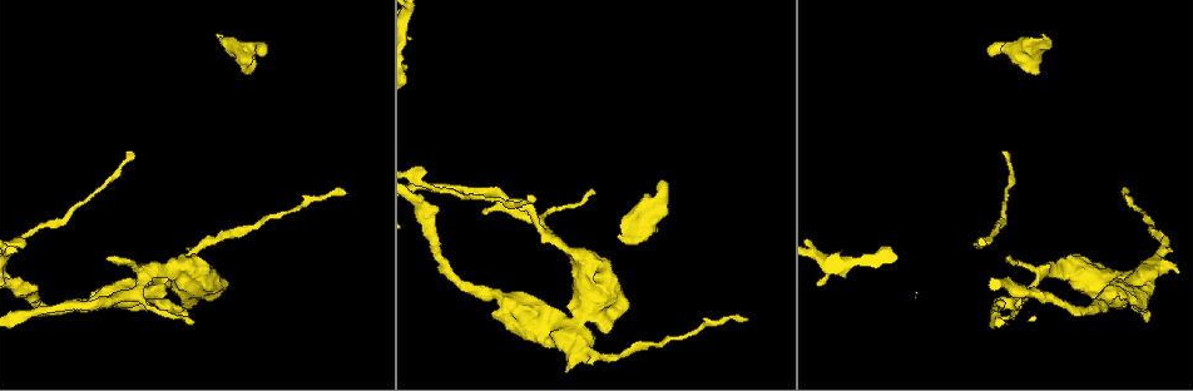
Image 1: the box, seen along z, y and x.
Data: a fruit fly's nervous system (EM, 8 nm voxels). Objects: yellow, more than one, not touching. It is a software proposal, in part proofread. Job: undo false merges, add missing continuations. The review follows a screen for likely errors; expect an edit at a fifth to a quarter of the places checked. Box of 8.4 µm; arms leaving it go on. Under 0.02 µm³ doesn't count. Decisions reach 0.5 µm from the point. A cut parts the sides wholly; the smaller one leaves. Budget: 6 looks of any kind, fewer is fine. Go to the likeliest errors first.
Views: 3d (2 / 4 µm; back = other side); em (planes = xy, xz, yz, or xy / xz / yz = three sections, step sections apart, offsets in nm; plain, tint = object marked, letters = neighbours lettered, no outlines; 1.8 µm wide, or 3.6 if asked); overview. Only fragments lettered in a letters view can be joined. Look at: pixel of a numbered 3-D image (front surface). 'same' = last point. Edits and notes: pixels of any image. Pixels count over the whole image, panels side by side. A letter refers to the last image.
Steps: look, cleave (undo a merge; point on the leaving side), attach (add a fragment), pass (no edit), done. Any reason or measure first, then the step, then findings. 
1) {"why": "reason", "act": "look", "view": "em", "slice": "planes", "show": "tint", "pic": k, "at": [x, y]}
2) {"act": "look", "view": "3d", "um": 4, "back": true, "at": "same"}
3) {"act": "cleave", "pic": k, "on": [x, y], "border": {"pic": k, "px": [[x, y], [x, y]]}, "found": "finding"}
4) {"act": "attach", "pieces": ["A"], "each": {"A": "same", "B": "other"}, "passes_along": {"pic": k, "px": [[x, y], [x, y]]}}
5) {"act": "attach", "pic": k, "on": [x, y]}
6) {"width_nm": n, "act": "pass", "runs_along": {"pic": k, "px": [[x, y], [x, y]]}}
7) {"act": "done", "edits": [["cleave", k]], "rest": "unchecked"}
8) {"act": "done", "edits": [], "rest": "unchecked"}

{"why": "branch stops here", "act": "look", "view": "em", "slice": "yz", "step": 4, "show": "plain", "pic": 1, "at": [621, 240]}

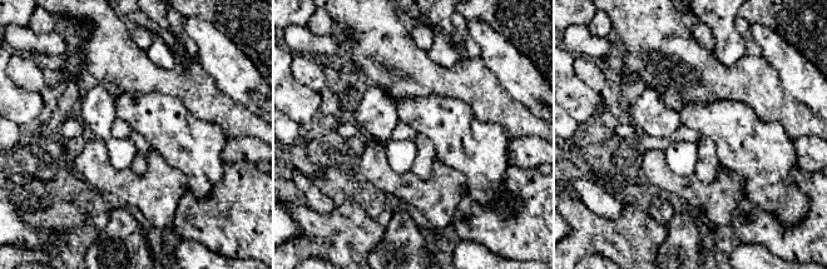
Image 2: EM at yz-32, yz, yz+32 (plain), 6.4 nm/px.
{"why": "what lies round it", "act": "look", "view": "em", "slice": "yz", "step": 4, "show": "letters", "at": "same"}

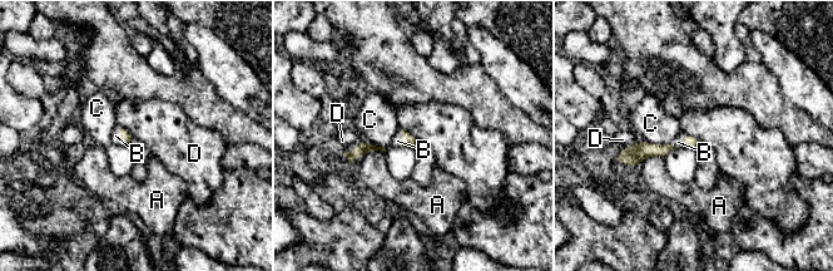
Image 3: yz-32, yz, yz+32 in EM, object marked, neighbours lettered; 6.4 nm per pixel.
{"longest_contact_nm": ["A", 240], "act": "attach", "pieces": ["B"], "each": {"A": "other", "B": "same", "C": "other", "D": "other"}, "found": "it goes on there"}

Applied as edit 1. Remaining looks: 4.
{"why": "free end", "act": "look", "view": "em", "slice": "planes", "show": "letters", "pic": 1, "at": [532, 339]}

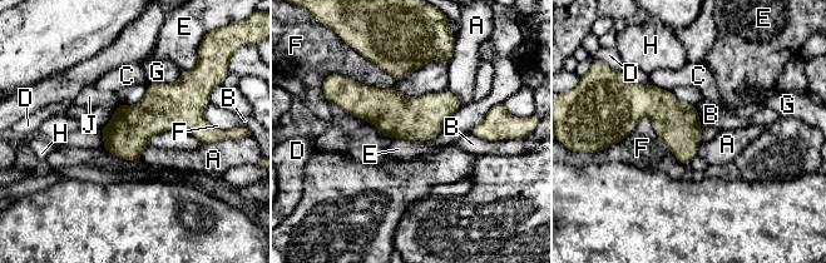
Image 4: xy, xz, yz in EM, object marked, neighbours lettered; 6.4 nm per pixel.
{"act": "pass", "each": {"A": "other", "B": "other", "C": "other", "D": "other", "E": "other", "F": "other", "G": "other", "H": "other", "J": "other"}, "border": {"pic": 4, "px": [[387, 137], [402, 140]]}, "found": "none of them fits"}

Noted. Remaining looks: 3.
{"why": "thick turns thin", "act": "look", "view": "3d", "um": 4, "pic": 1, "at": [581, 261]}

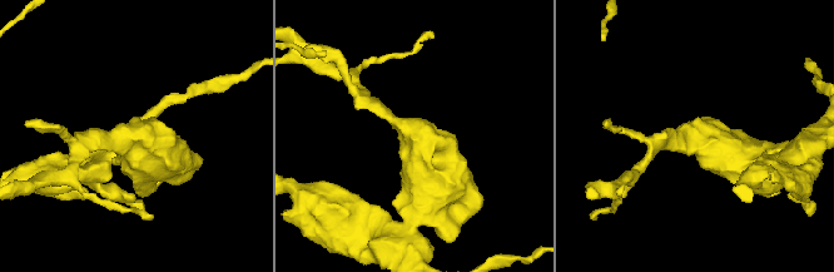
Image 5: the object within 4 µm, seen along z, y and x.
{"why": "need the tissue", "act": "look", "view": "em", "um": 3.6, "slice": "xy", "step": 4, "show": "tint", "pic": 5, "at": [696, 138]}

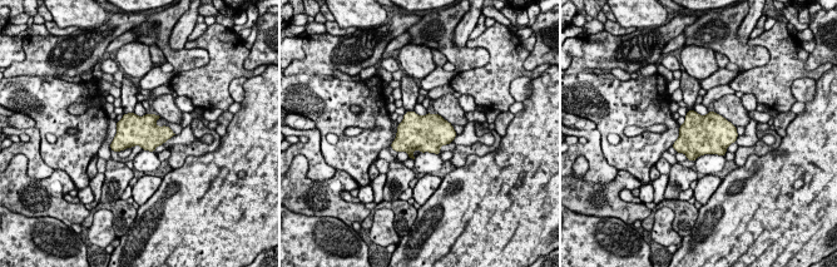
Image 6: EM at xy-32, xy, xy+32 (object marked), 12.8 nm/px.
{"act": "look", "view": "em", "um": 3.6, "slice": "planes", "show": "letters", "at": "same"}

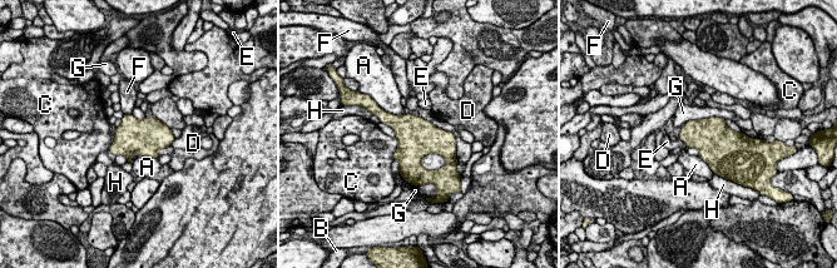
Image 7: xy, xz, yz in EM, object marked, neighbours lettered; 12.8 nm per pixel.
{"act": "pass", "each": {"A": "other", "B": "other", "C": "other", "D": "other", "E": "other", "F": "other", "G": "other", "H": "other"}, "border": {"pic": 7, "px": [[679, 139], [689, 147]]}, "found": "one neuron here"}

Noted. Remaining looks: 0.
{"act": "done", "edits": [["attach", 3]], "rest": "unchecked"}

